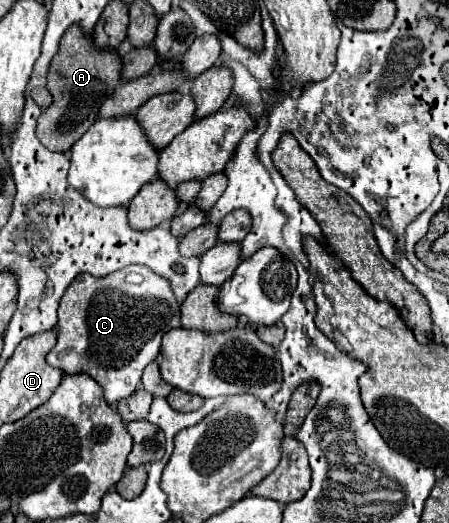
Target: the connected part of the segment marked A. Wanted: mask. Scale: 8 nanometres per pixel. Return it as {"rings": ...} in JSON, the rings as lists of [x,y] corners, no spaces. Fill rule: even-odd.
{"rings":[[[71,27],[61,41],[61,49],[51,63],[49,71],[49,91],[53,103],[43,111],[37,121],[37,137],[51,151],[69,151],[71,145],[93,125],[97,119],[99,105],[115,91],[119,85],[121,61],[115,51],[99,51],[89,35]]]}

